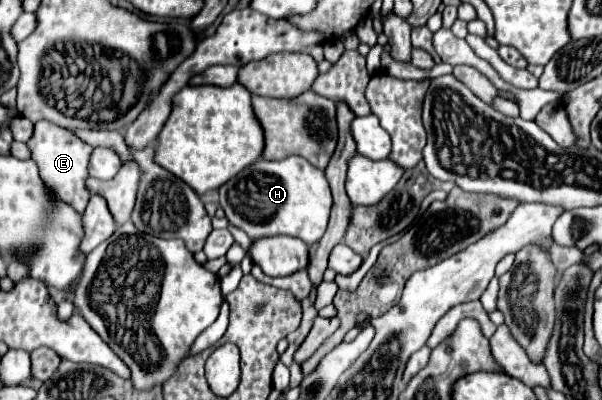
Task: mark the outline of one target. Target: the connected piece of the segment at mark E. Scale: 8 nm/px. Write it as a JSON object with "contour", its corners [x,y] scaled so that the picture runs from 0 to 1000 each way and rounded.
{"contour":[[[61,303],[55,343],[45,353],[51,373],[55,403],[65,413],[65,433],[78,463],[95,483],[95,493],[105,493],[105,503],[115,503],[125,523],[135,523],[135,533],[145,518],[148,503],[148,478],[141,473],[141,448],[145,438],[145,408],[151,388],[151,363],[131,348],[121,328],[98,318],[85,303]]]}

